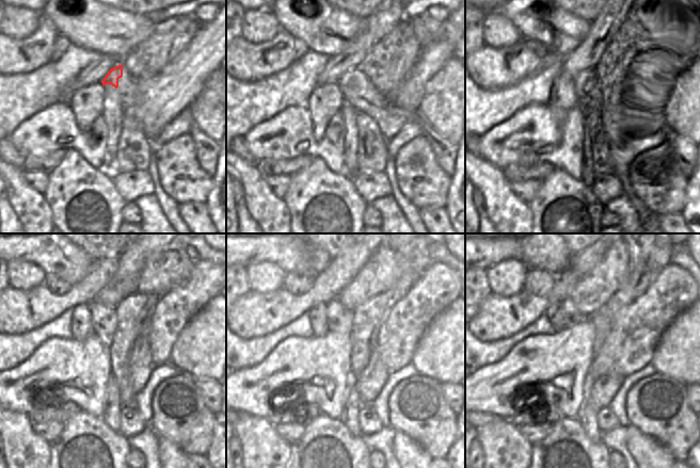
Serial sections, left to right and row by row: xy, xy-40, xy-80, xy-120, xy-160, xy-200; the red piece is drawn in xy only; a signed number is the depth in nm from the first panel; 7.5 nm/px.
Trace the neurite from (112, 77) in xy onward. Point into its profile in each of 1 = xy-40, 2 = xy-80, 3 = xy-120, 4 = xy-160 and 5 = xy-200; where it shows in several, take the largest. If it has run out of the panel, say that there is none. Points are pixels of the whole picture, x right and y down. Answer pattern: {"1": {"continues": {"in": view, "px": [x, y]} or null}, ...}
{"1": {"continues": {"in": "xy-40", "px": [348, 82]}}, "2": {"continues": {"in": "xy-80", "px": [585, 82]}}, "3": {"continues": {"in": "xy-120", "px": [104, 318]}}, "4": {"continues": {"in": "xy-160", "px": [339, 319]}}, "5": {"continues": {"in": "xy-200", "px": [572, 317]}}}

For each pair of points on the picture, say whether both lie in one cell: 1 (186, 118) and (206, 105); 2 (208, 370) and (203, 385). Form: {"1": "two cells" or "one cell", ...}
{"1": "two cells", "2": "two cells"}

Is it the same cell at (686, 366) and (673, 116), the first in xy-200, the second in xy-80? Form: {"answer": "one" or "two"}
{"answer": "one"}

